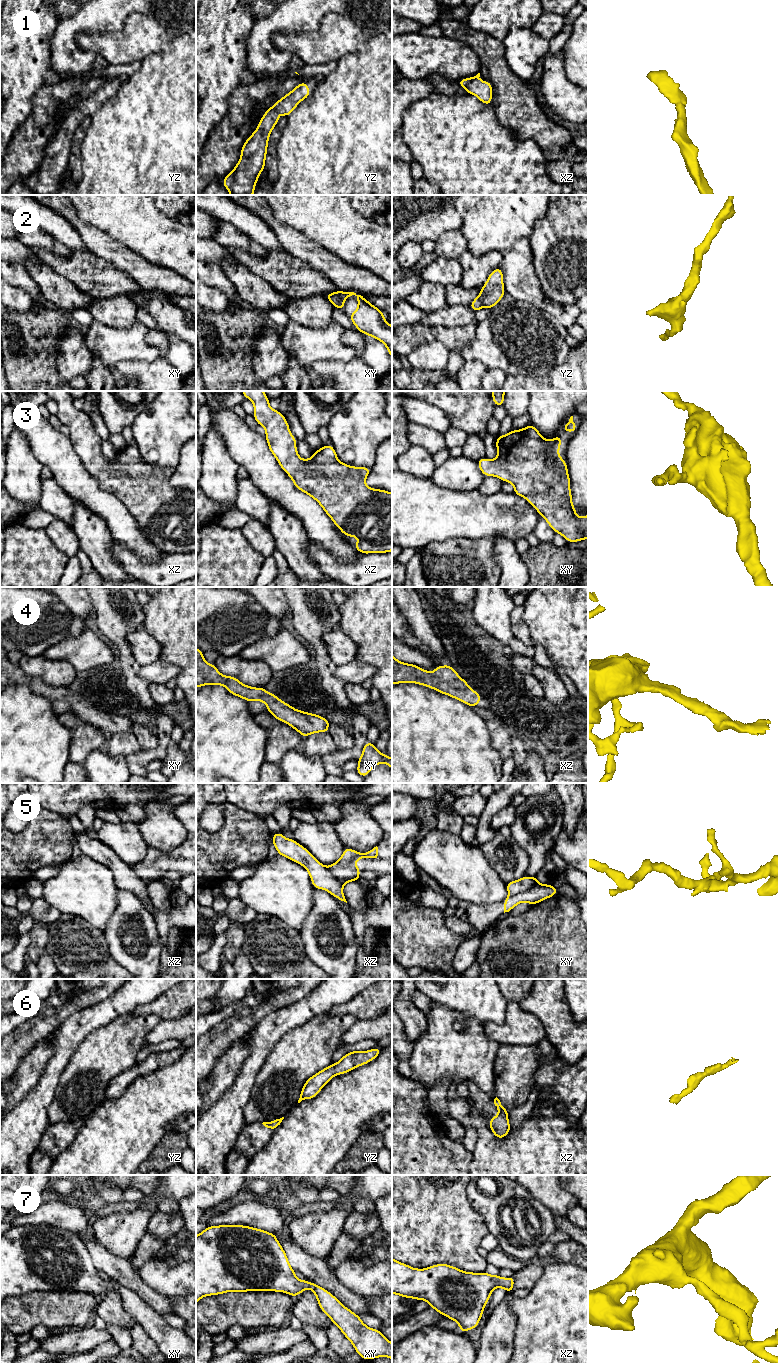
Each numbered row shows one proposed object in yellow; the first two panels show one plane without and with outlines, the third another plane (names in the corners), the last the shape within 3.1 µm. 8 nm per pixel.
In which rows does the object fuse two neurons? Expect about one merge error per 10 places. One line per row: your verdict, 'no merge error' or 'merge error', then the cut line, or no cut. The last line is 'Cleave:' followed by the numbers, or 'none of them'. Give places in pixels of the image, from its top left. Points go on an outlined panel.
1: no merge error; cut none
2: no merge error; cut none
3: no merge error; cut none
4: no merge error; cut none
5: merge error; cut xy (537, 881), (528, 889), (509, 895)
6: no merge error; cut none
7: no merge error; cut none
Cleave: 5

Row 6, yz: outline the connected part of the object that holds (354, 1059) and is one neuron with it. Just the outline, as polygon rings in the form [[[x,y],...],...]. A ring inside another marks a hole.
[[[375,1047],[369,1051],[352,1051],[345,1054],[339,1062],[332,1063],[331,1066],[322,1069],[305,1082],[298,1103],[315,1098],[335,1075],[347,1073],[369,1063],[377,1058],[381,1051],[382,1049]]]

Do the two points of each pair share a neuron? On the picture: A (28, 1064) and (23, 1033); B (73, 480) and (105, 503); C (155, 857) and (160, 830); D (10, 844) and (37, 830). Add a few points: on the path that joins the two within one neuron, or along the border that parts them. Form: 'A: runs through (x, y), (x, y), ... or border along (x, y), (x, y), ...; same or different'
A: border along (44, 1038), (22, 1057), (13, 1073); different
B: runs through (81, 486), (97, 500); same
C: border along (180, 845), (168, 852), (160, 852), (149, 848); different
D: runs through (17, 844), (23, 844), (30, 837); same

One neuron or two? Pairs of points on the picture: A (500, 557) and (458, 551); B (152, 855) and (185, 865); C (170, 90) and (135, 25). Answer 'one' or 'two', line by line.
A: two
B: one
C: two

